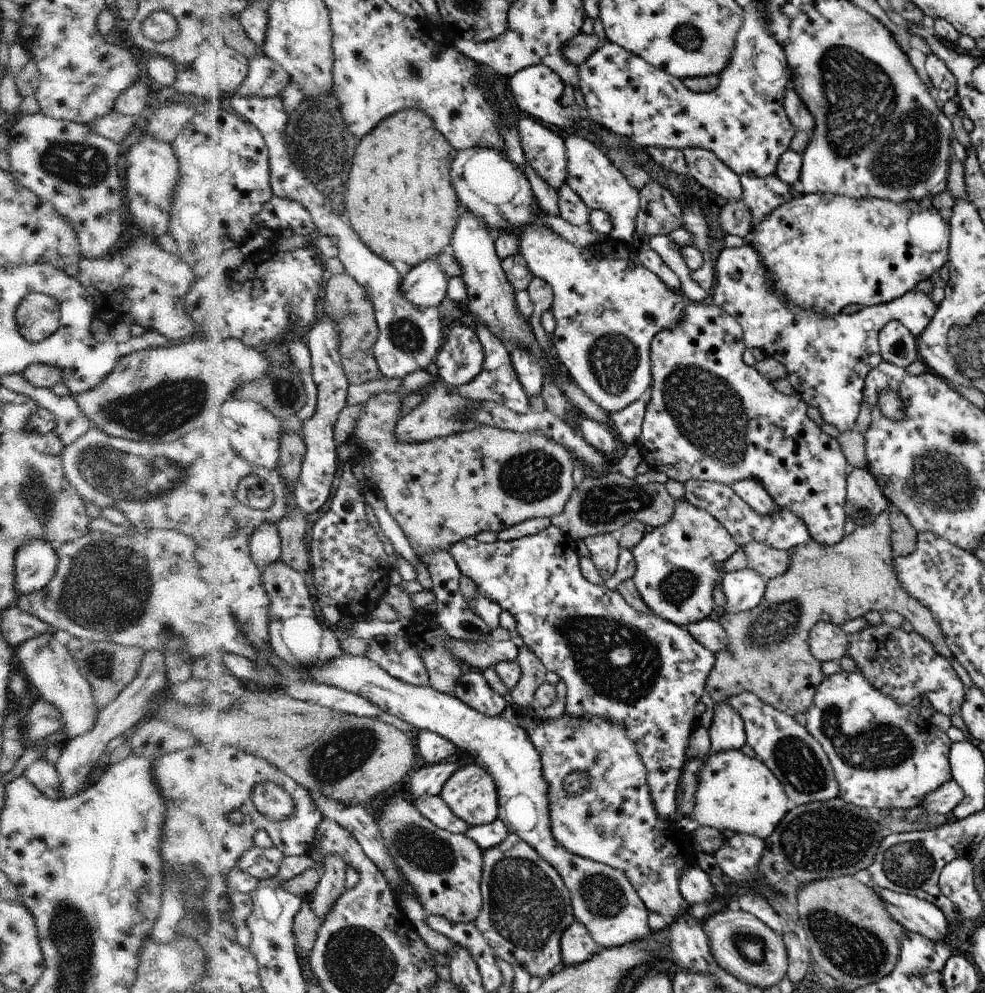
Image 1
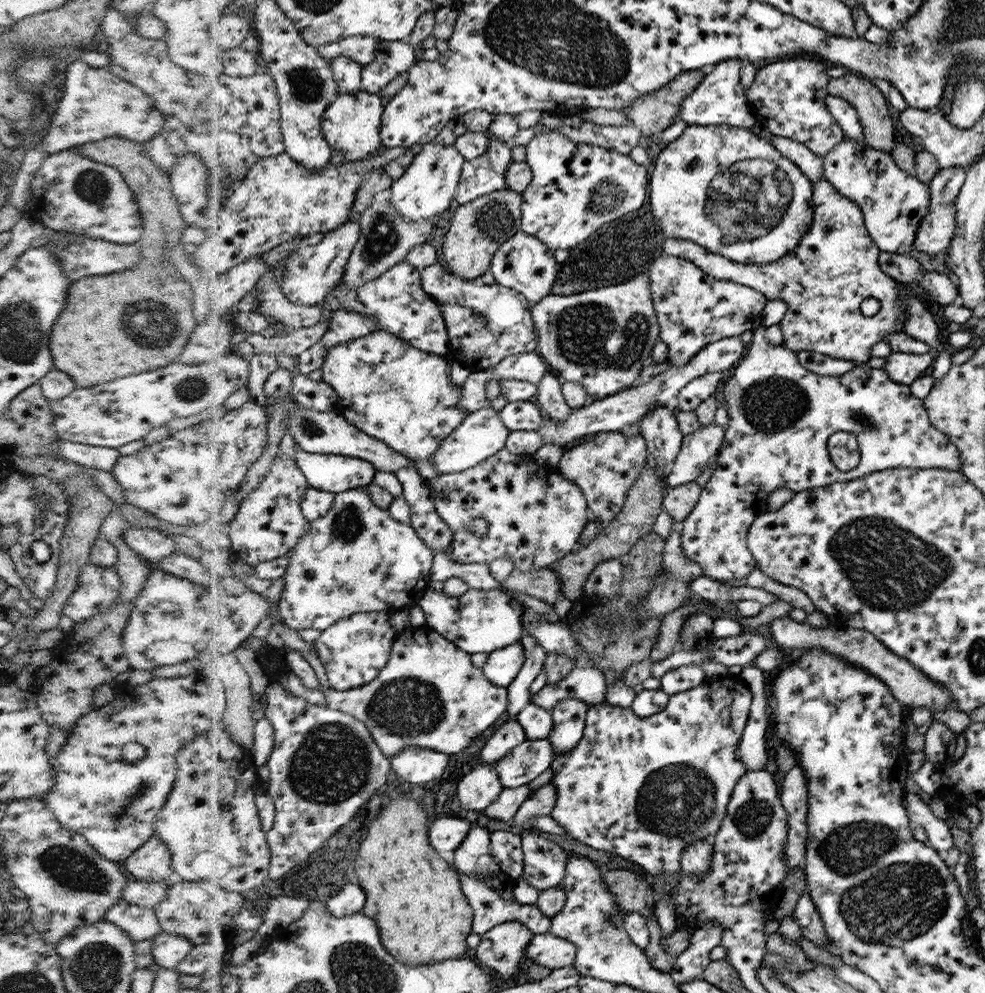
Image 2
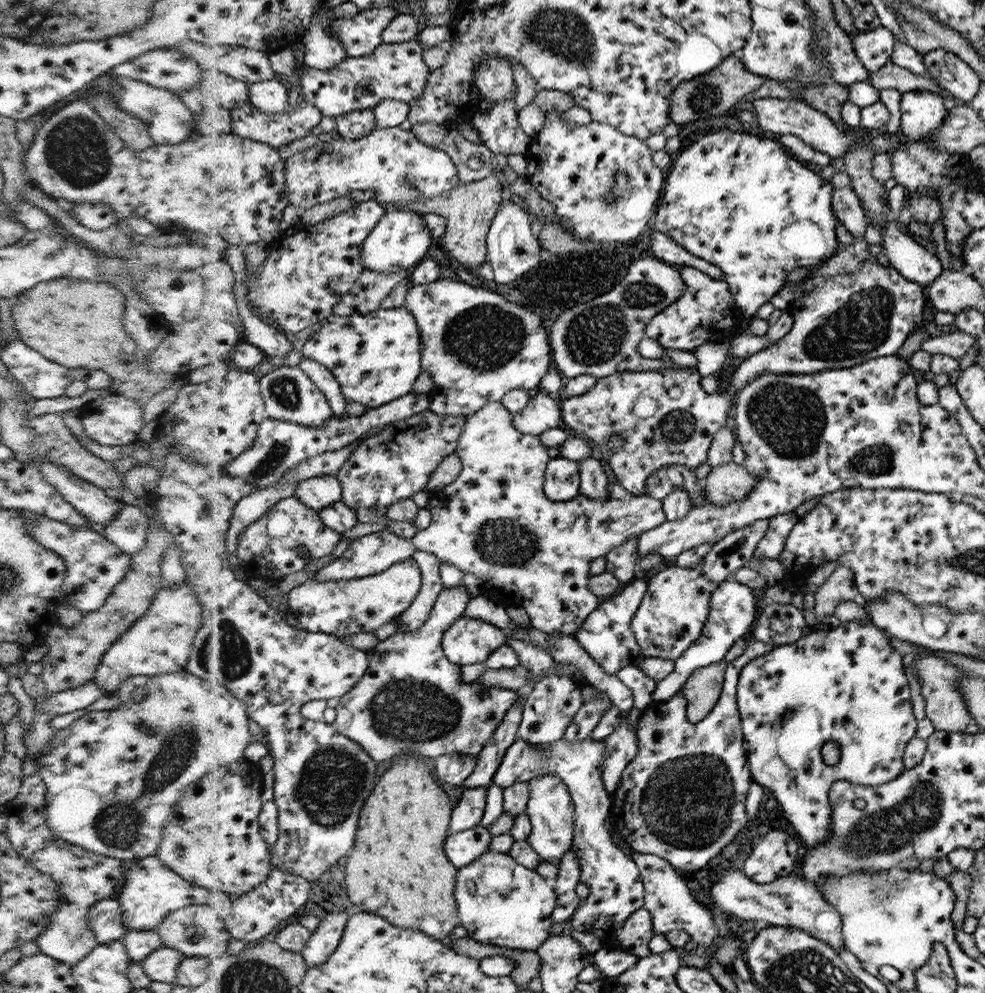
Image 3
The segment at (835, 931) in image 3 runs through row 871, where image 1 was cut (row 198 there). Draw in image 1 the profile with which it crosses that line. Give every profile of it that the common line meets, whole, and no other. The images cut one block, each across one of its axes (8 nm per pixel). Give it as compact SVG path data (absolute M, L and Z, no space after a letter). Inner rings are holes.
M701 148L686 149L684 155L689 165L689 176L712 190L722 203L742 201L744 191L739 176L717 155Z

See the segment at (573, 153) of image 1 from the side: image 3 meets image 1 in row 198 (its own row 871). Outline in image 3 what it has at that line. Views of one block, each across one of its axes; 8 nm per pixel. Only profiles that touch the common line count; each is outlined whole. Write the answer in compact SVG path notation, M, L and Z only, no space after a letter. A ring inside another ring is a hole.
M518 738L507 749L505 758L503 758L501 766L493 777L493 784L506 788L517 784L517 782L527 782L538 775L542 776L544 773L554 773L566 782L567 788L572 794L573 803L576 806L576 829L573 834L573 845L571 848L578 857L577 861L581 868L580 880L590 889L588 897L582 899L581 905L572 915L571 926L578 932L593 934L595 937L600 938L602 942L603 940L604 942L614 942L617 939L617 932L622 928L626 918L635 910L643 907L645 890L639 868L633 858L614 844L612 832L606 828L606 820L611 813L613 798L606 789L598 790L598 786L594 786L594 776L596 776L596 772L600 776L600 768L598 766L602 764L603 760L605 760L605 744L592 738L585 738L584 740L566 740L561 738L561 740L553 742L551 748L547 748L547 750L537 748L533 743Z

